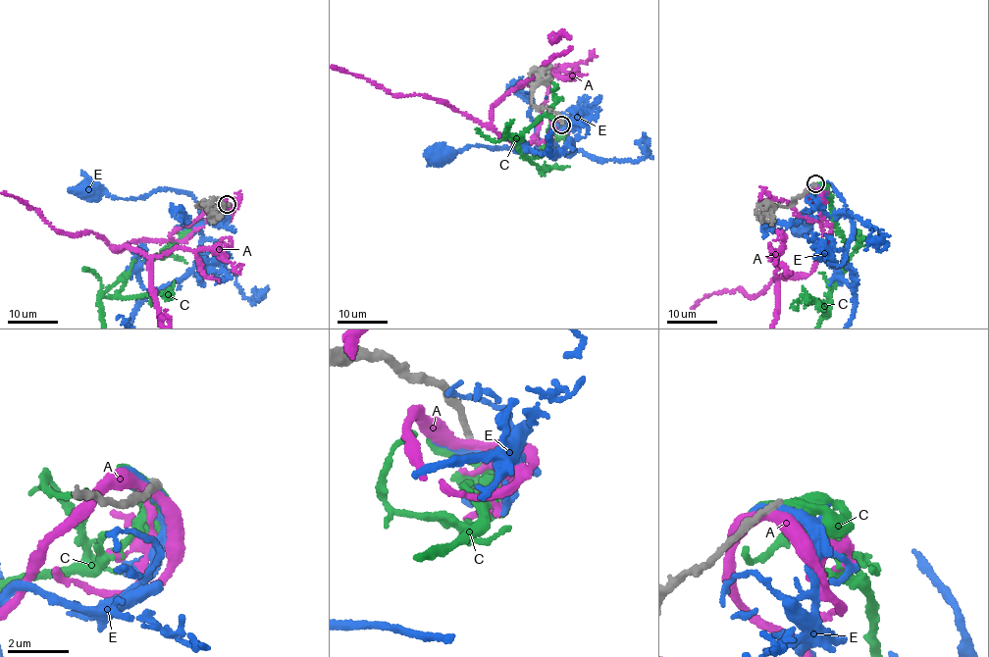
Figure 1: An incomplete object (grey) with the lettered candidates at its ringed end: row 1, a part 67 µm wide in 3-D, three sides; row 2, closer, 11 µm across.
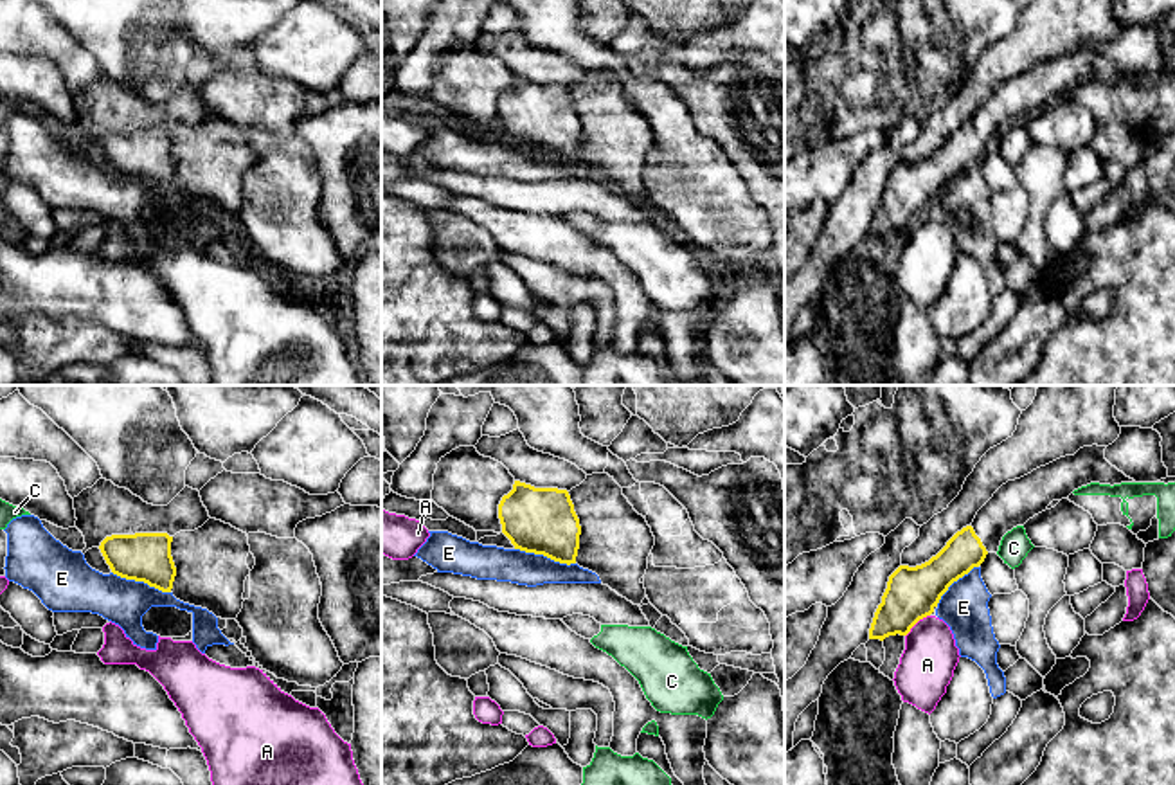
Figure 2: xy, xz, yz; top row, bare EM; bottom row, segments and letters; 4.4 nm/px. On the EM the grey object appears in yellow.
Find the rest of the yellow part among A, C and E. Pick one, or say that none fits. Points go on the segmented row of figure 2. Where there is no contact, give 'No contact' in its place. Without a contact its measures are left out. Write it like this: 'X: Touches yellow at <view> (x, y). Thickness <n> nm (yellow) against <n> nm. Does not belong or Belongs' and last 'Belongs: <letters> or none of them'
A: Touches yellow at yz (916, 622). Thickness 240 nm (yellow) against 240 nm. Does not belong
C: No contact. Does not belong
E: Touches yellow at xz (546, 555). Thickness 300 nm (yellow) against 150 nm. Does not belong
Belongs: none of them

